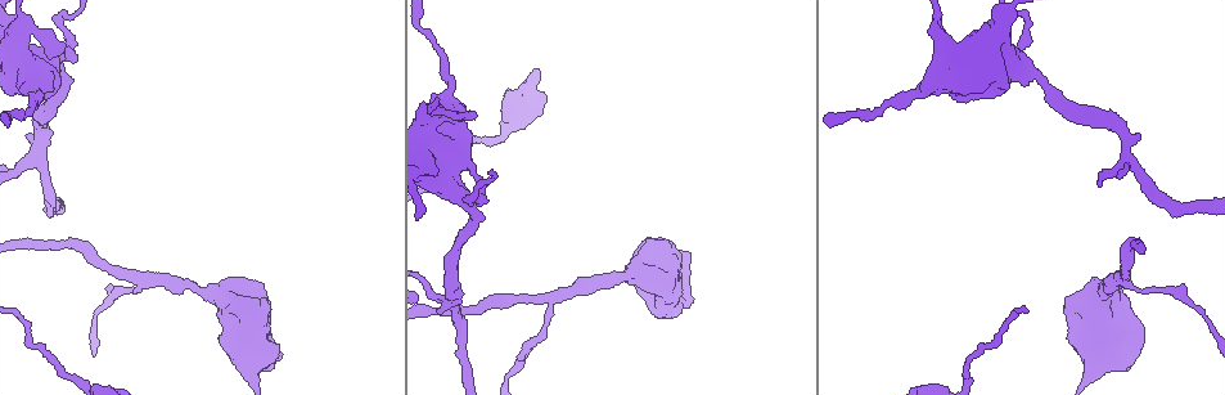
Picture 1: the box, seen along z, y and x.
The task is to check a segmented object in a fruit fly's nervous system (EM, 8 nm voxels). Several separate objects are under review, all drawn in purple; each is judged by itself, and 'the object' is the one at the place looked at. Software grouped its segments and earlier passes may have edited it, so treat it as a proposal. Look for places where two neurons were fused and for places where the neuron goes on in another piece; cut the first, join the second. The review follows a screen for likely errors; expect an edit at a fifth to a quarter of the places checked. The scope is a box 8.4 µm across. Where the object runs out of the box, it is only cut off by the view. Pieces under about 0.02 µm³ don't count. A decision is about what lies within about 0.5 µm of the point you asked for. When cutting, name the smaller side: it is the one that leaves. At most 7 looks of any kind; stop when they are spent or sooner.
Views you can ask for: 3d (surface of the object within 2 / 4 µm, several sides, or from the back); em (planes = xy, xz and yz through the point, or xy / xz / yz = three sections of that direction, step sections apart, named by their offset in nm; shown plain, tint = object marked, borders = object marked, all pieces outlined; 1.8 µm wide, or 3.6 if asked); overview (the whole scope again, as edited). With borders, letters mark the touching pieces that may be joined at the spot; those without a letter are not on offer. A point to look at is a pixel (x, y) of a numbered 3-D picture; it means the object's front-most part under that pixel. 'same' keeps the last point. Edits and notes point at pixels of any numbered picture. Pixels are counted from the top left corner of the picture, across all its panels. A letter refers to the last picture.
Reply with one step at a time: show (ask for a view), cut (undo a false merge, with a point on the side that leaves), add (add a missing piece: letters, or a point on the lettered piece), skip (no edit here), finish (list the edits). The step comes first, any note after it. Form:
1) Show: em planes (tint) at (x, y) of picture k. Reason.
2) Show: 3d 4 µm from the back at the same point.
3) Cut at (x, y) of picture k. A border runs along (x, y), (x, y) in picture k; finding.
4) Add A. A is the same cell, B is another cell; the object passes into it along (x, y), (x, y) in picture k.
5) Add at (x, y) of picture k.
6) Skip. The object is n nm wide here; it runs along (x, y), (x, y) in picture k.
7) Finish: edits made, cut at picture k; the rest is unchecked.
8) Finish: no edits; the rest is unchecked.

Show: em 3.6 µm planes (borders) at (1126, 154) of picture 1. Two arms in line, one across.

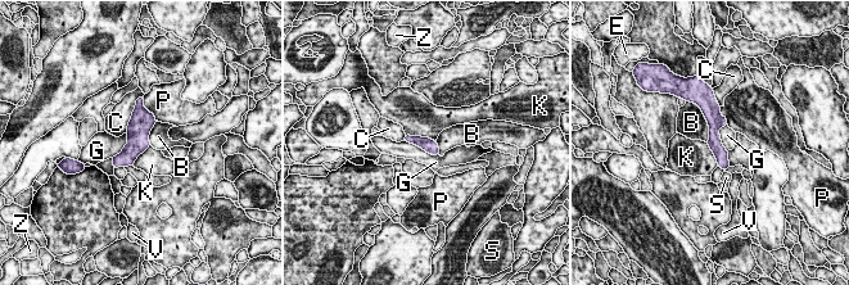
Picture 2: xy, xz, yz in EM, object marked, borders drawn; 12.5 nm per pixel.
Skip. The object is 170 nm wide here; B, C, E, G, K, P, S, V and Z are other cells; a border runs along (405, 140), (430, 154), (438, 154) in picture 2; all the same neuron.

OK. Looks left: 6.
Show: em 3.6 µm xz step 4 (borders) at (625, 276) of picture 1.

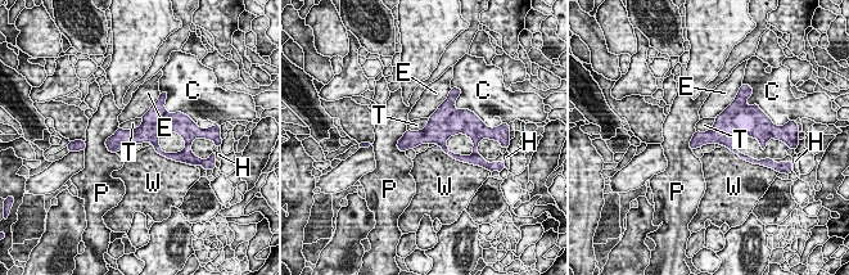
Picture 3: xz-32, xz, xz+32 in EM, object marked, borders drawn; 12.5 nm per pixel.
Show: em 3.6 µm planes (borders) at the same point. Cut it another way.

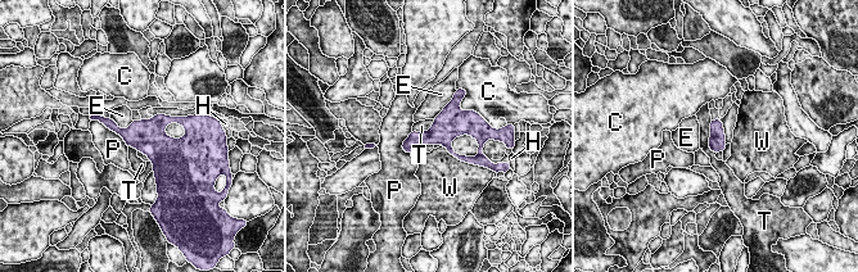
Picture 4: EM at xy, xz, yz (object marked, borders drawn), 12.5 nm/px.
Skip. The object is 220 nm wide here; C, E, H, P, T and W are other cells; continuous, no second neuron.

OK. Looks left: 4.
Show: 3d 4 µm from the back at (433, 146) of picture 1. Touches itself.

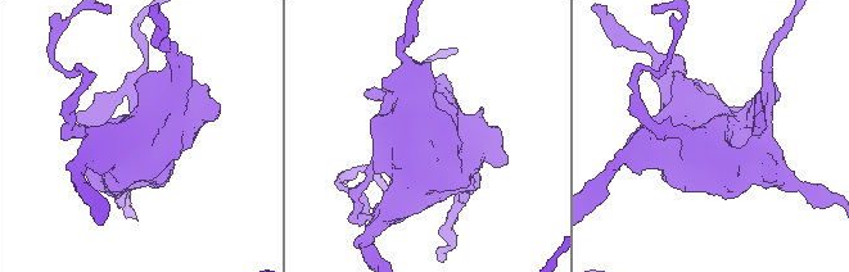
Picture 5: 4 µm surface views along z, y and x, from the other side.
Show: em 3.6 µm yz step 16 (tint) at (428, 138) of picture 5.

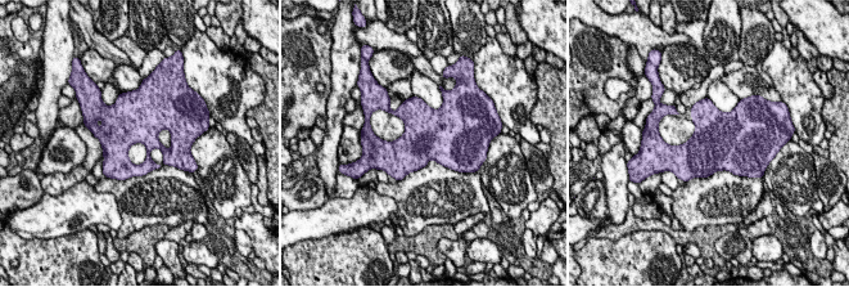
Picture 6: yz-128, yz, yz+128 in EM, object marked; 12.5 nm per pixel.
Show: em 3.6 µm planes (borders) at the same point.

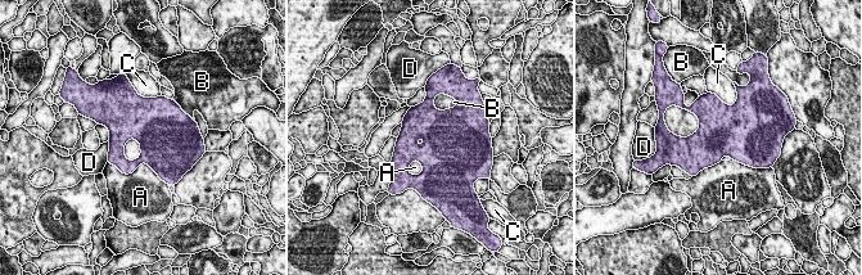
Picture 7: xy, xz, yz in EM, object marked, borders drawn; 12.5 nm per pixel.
Skip. The object is 480 nm wide here; A, B, C and D are other cells; a border runs along (107, 162), (161, 180) in picture 7; all the same neuron.

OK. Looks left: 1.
Finish: no edits; the rest is unchecked.

